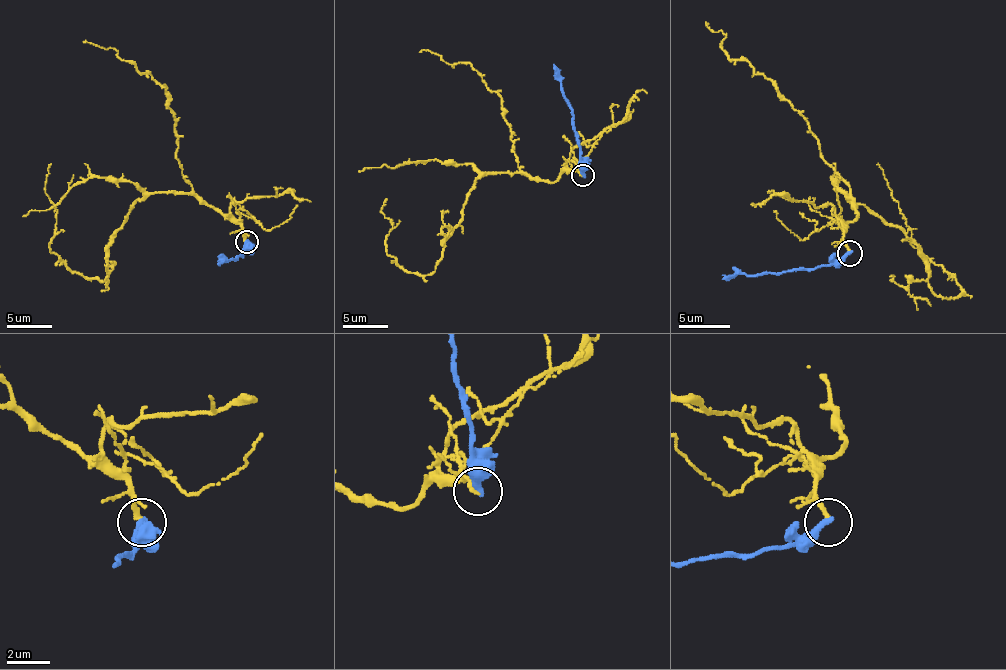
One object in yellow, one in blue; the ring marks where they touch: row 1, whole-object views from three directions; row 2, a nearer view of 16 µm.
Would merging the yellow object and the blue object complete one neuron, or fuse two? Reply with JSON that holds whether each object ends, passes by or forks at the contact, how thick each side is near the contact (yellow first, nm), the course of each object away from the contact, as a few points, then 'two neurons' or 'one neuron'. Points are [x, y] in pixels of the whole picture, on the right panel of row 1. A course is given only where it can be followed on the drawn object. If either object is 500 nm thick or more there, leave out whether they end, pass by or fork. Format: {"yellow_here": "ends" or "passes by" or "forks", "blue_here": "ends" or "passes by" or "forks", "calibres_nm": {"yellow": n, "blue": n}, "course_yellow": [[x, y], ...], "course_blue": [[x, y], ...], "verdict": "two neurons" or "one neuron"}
{"yellow_here": "ends", "blue_here": "ends", "calibres_nm": {"yellow": 220, "blue": 380}, "course_yellow": [[849, 252], [844, 227], [857, 206], [846, 196], [918, 247], [929, 286], [965, 293], [911, 242], [877, 162]], "course_blue": [[849, 252], [826, 265], [759, 275], [736, 273], [723, 278]], "verdict": "two neurons"}

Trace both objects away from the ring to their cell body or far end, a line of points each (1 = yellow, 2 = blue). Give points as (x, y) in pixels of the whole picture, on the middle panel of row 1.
1: (582, 174), (535, 181), (483, 172), (443, 255), (418, 275), (389, 255), (392, 222), (380, 213), (387, 199)
2: (582, 174), (578, 132), (553, 65)

